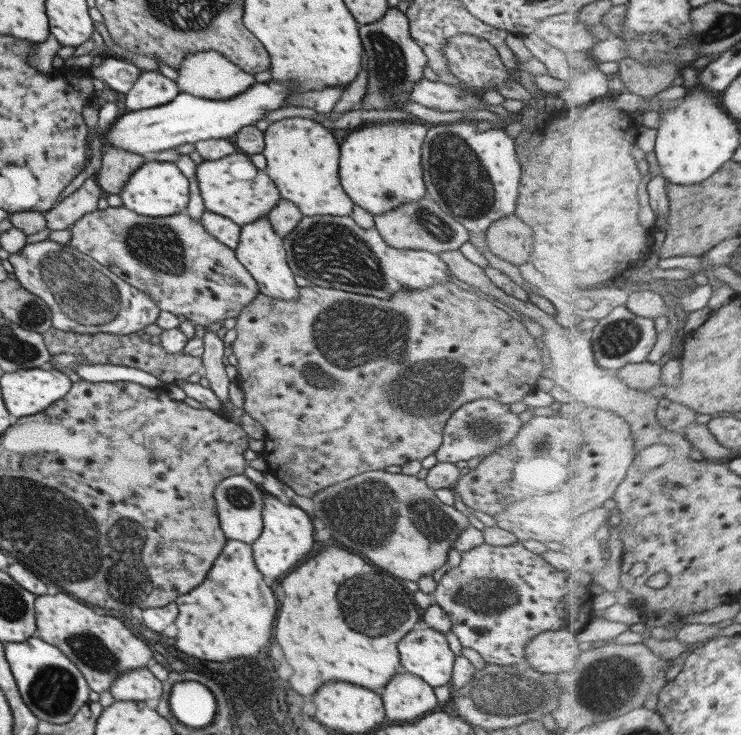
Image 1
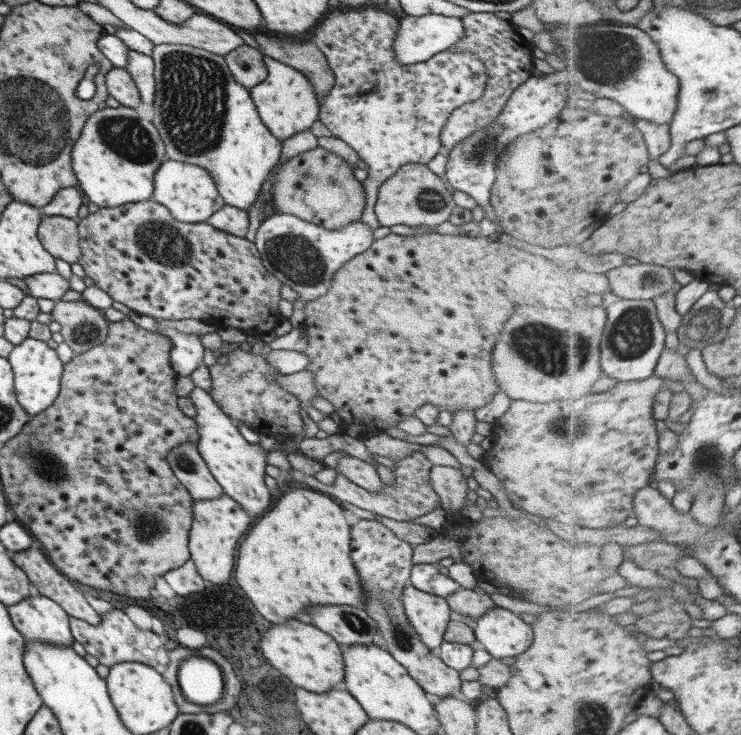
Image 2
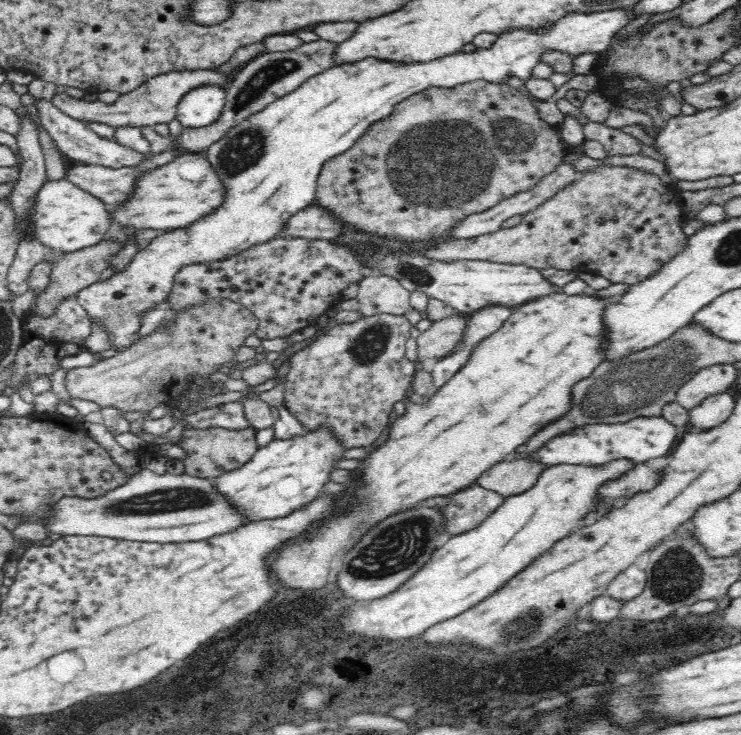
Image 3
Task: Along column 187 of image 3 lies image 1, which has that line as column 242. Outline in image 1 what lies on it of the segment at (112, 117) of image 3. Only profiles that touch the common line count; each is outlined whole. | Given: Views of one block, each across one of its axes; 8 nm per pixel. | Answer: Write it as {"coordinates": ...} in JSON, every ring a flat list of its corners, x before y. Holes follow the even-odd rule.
{"coordinates":[[205,51,187,54,181,62,177,72,176,87,178,92,191,94,197,98,207,100,227,100,245,92,249,86,253,86,255,80,252,75,242,72,232,62,223,58,218,52]]}

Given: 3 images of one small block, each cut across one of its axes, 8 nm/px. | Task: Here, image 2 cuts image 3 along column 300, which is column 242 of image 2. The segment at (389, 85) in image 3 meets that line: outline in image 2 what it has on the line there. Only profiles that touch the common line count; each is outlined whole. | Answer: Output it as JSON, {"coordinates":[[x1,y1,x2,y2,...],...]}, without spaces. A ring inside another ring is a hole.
{"coordinates":[[156,44,153,45,150,57,154,62,154,113,151,122,163,141,167,158,206,170,224,204,248,214,249,206,257,200,261,184,269,179,280,158,282,142,261,122,247,90,237,84,227,70,223,55,211,54,184,44]]}

